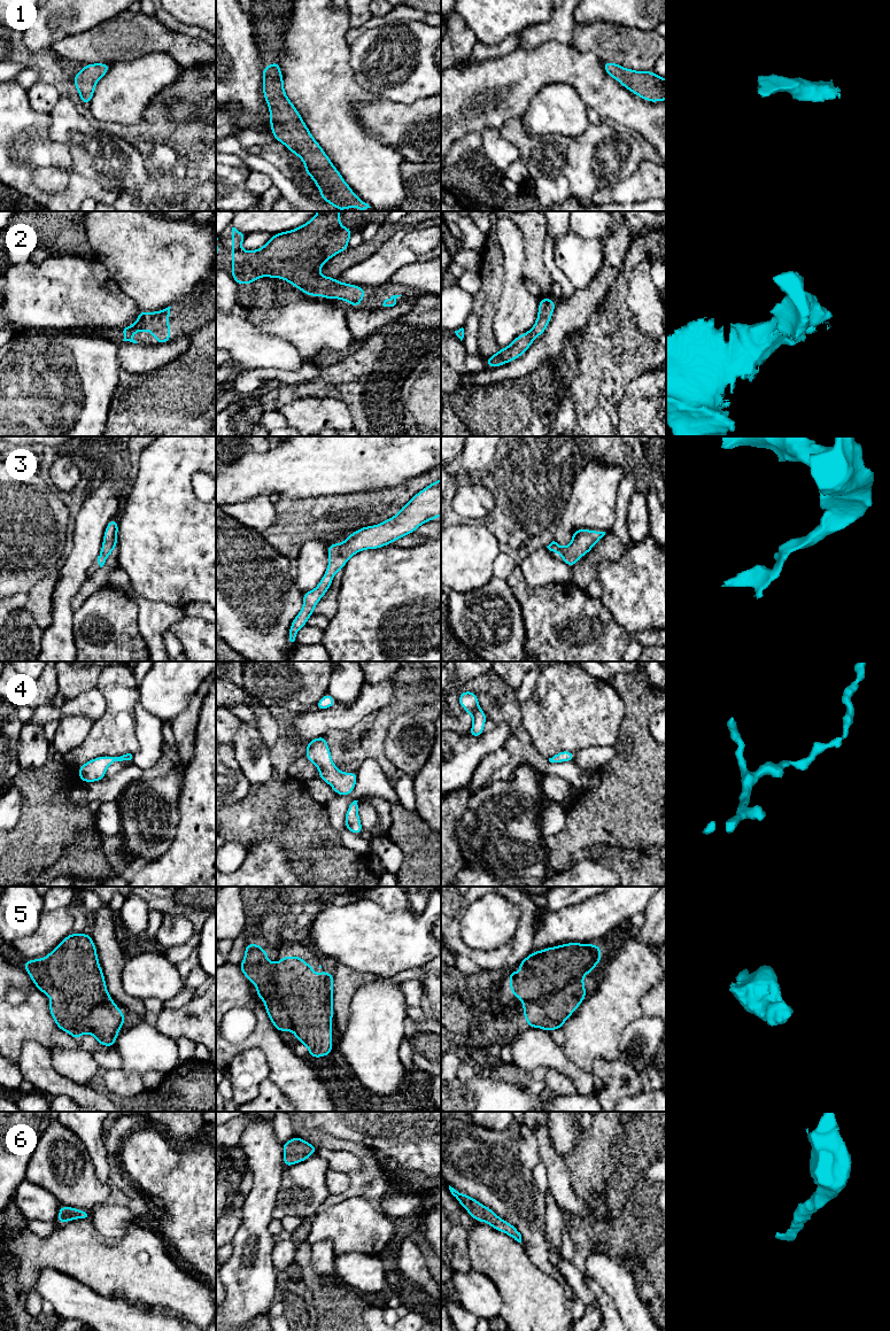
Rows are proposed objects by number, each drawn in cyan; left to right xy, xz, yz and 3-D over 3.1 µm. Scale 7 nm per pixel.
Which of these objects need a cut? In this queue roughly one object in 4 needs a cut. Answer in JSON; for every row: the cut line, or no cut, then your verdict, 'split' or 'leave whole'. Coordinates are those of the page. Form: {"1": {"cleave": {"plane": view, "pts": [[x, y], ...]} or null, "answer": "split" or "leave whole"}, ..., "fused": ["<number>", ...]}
{"1": {"cleave": null, "answer": "leave whole"}, "2": {"cleave": null, "answer": "leave whole"}, "3": {"cleave": null, "answer": "leave whole"}, "4": {"cleave": null, "answer": "leave whole"}, "5": {"cleave": null, "answer": "leave whole"}, "6": {"cleave": null, "answer": "leave whole"}, "fused": []}

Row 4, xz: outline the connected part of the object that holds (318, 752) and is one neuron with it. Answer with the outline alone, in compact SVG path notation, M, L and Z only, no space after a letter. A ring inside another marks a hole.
M319 736L305 744L305 757L319 769L319 780L328 783L336 795L350 795L357 782L357 773L342 773L334 765L326 737Z

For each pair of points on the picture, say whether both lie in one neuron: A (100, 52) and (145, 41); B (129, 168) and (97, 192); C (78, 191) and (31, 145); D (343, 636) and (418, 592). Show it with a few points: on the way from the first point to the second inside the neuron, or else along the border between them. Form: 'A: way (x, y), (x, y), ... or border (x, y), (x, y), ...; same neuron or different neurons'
A: way (111, 41), (133, 41); same neuron
B: border (79, 176), (95, 179), (120, 192); different neurons
C: way (55, 199), (38, 196), (25, 184), (25, 168); same neuron
D: way (362, 628), (368, 626), (392, 603), (400, 602); same neuron

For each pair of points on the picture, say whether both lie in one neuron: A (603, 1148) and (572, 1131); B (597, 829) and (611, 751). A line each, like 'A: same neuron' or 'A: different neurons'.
A: different neurons
B: different neurons

